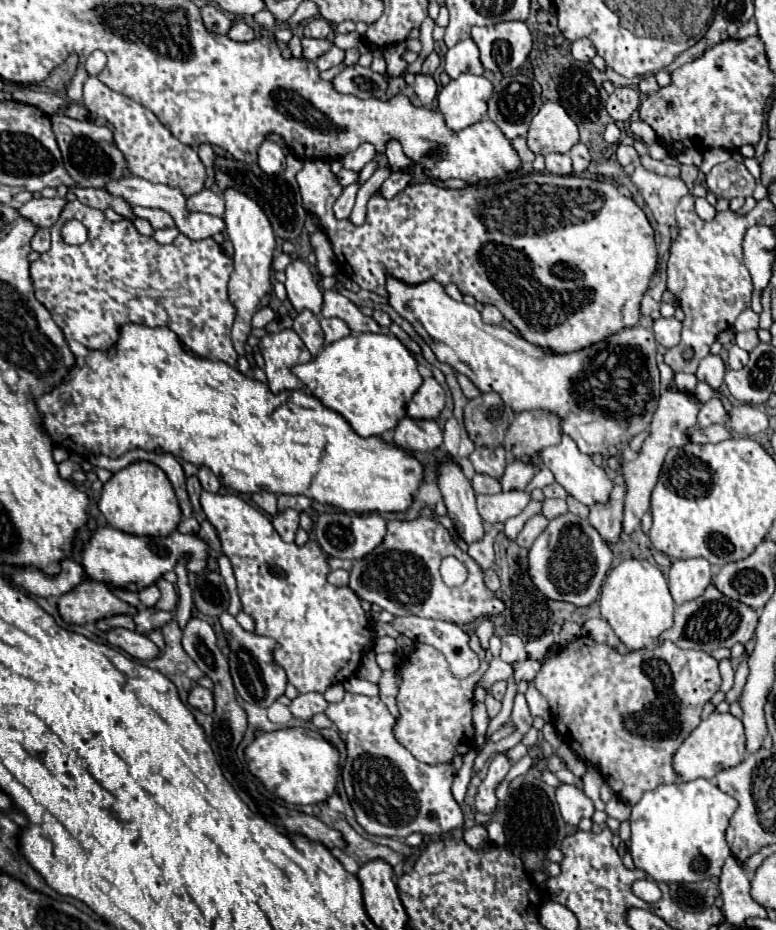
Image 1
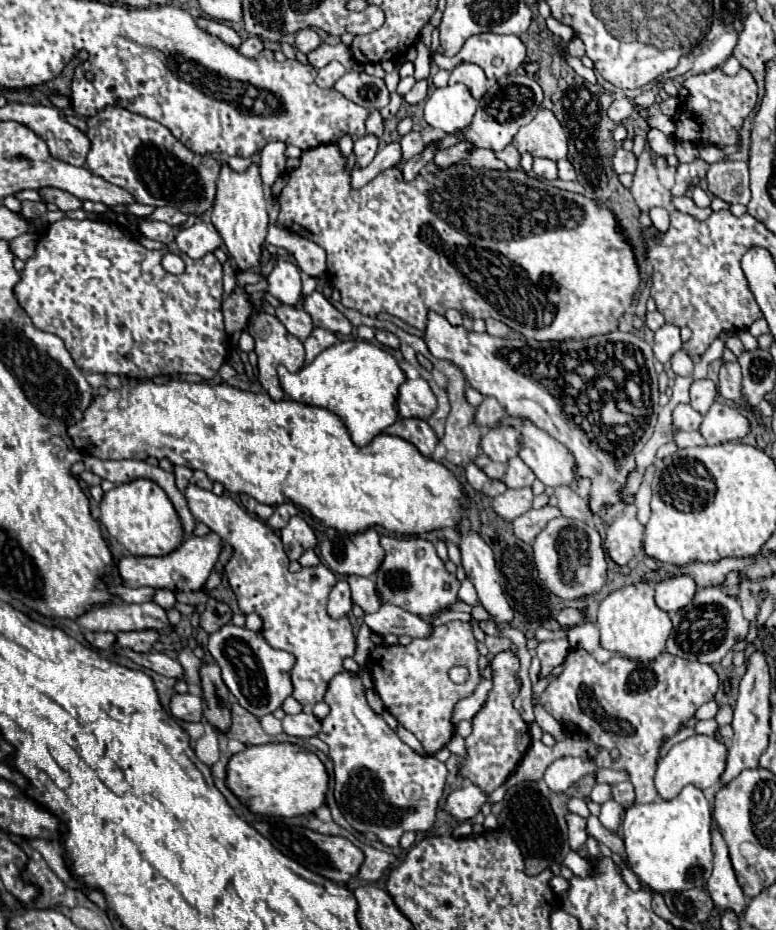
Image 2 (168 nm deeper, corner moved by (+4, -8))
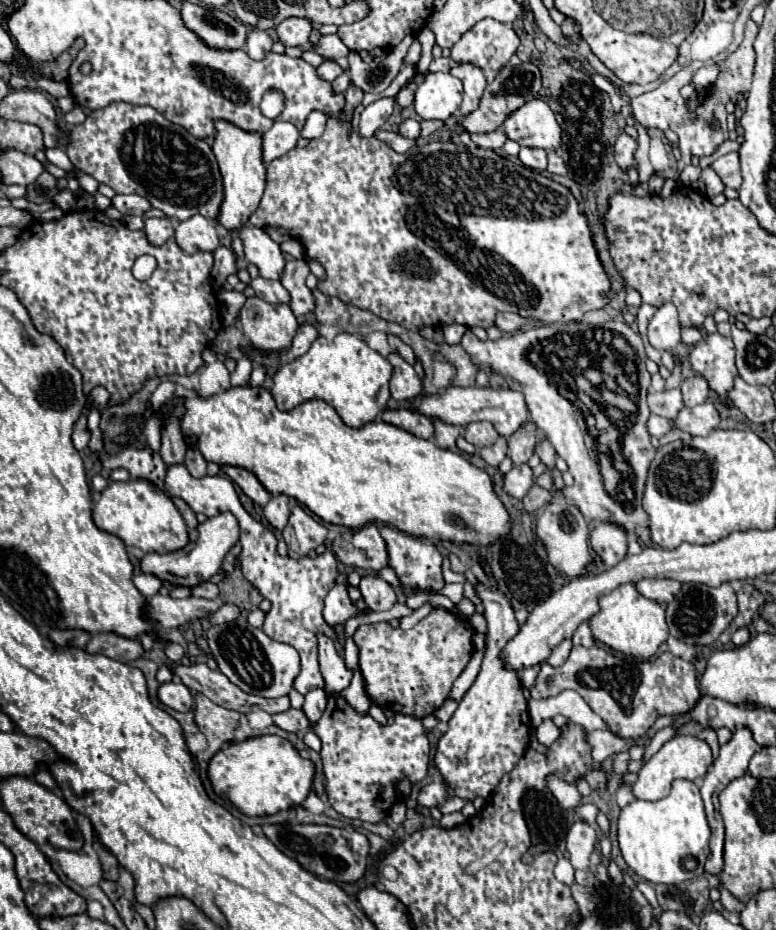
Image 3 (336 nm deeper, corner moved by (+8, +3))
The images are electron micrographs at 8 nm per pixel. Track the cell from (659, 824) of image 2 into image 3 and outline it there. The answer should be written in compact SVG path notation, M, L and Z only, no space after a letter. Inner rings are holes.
M676 779L672 783L672 793L660 801L632 801L626 809L622 809L618 819L618 843L622 857L638 877L650 883L676 885L702 875L708 857L708 841L710 841L710 827L706 821L700 791L694 781L686 779Z

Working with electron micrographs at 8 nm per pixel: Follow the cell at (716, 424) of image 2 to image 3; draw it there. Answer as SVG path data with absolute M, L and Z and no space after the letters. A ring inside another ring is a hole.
M706 401L702 405L696 405L694 409L690 407L682 407L680 415L676 415L676 419L672 419L672 425L684 433L690 435L708 435L712 429L718 427L720 415L718 409L712 401Z

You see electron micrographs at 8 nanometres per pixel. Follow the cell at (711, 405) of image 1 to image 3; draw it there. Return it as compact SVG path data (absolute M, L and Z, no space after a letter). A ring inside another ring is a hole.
M670 389L670 391L660 391L660 393L650 391L648 393L648 405L650 405L650 411L654 415L672 419L684 407L684 401L682 401L680 389Z

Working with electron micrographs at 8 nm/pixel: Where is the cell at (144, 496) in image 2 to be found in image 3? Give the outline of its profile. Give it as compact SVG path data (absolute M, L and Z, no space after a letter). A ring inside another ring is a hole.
M112 481L102 491L100 501L94 505L92 519L98 529L120 537L128 547L138 547L144 553L168 553L188 545L188 529L180 511L172 499L168 499L150 481Z

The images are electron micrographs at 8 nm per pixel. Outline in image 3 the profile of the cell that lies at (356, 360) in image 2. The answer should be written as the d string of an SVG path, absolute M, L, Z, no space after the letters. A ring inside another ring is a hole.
M338 333L330 341L318 337L310 345L308 353L294 359L292 363L282 365L272 375L274 385L270 393L280 411L290 411L308 399L322 399L338 411L346 425L362 427L364 423L374 421L376 415L388 407L390 373L392 365L388 359L370 349L362 337Z

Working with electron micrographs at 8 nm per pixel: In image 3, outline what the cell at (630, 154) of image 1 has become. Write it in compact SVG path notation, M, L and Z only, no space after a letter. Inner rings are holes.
M620 133L620 137L616 139L616 145L614 145L614 155L616 155L616 163L628 171L630 167L636 167L636 159L634 159L634 153L636 153L636 147L638 143L626 135L626 133Z

